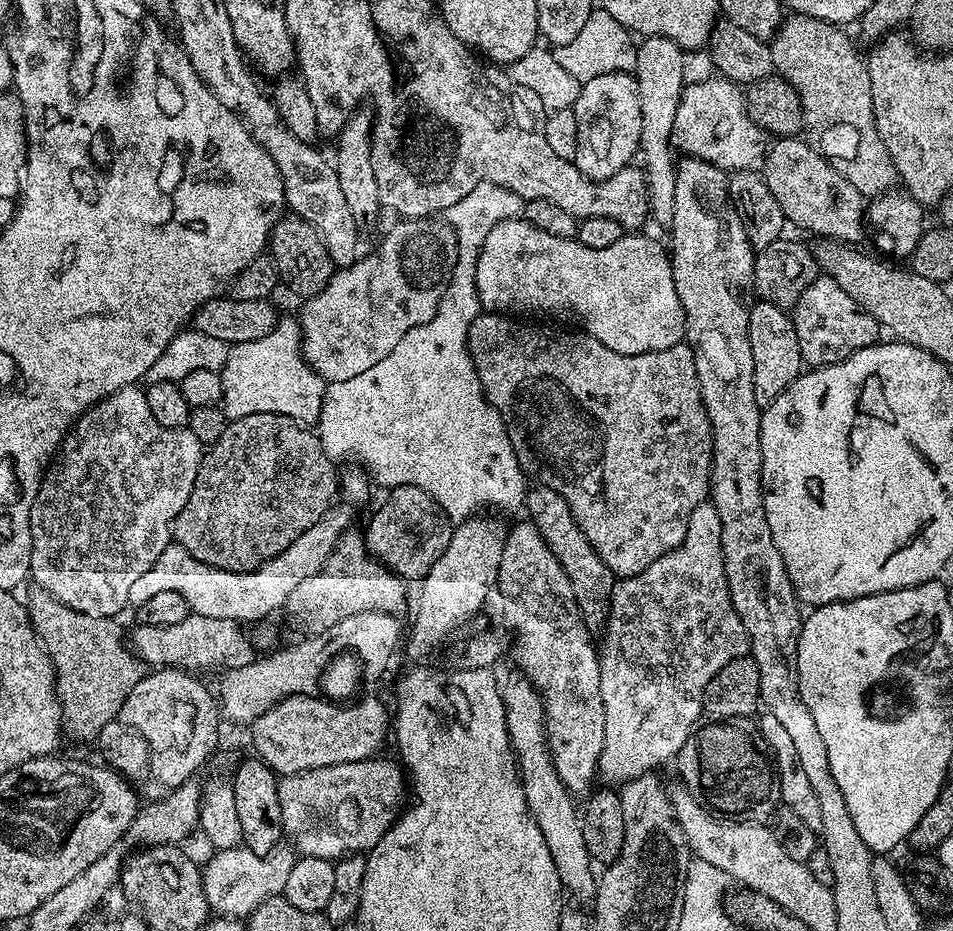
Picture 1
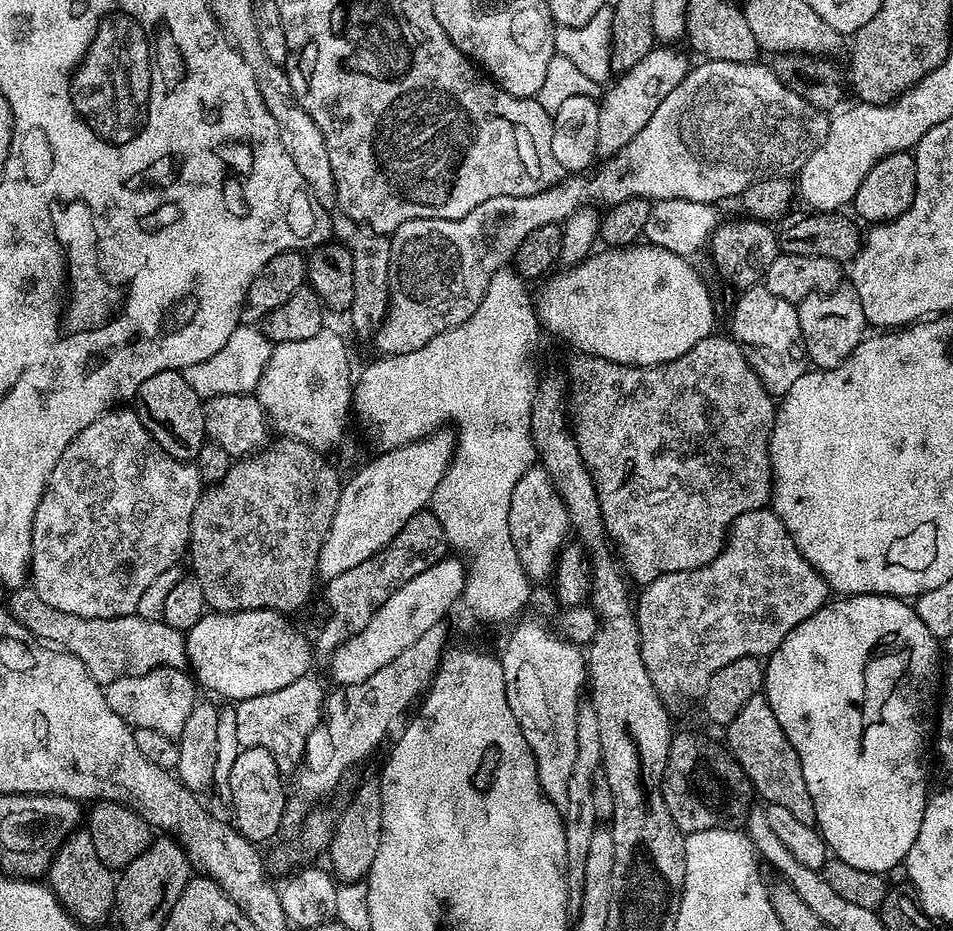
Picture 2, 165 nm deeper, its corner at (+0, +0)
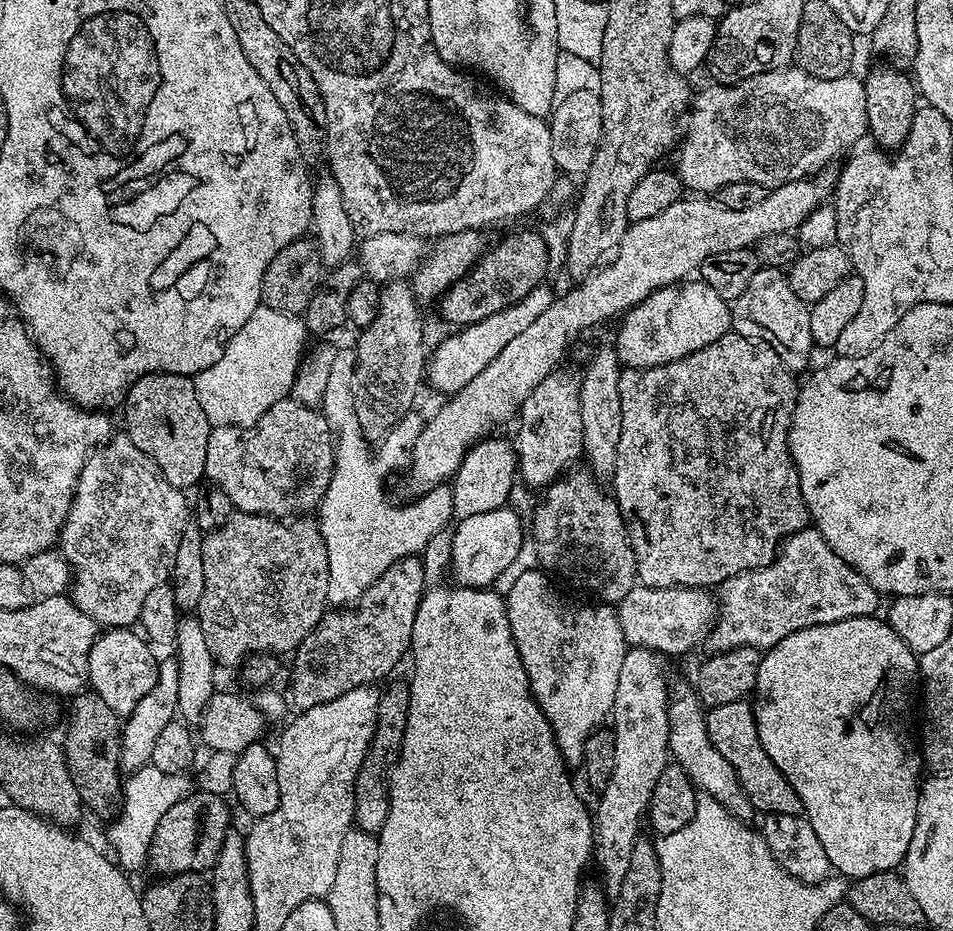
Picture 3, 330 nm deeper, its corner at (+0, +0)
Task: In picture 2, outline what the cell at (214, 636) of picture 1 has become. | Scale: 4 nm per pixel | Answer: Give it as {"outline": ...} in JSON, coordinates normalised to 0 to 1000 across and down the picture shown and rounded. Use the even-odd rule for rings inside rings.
{"outline":[[[33,629],[16,633],[12,640],[10,656],[23,673],[31,677],[37,686],[78,702],[78,707],[90,715],[94,728],[107,737],[120,733],[125,726],[147,726],[163,718],[194,716],[194,680],[183,677],[171,665],[154,666],[140,660],[91,666],[48,651]]]}

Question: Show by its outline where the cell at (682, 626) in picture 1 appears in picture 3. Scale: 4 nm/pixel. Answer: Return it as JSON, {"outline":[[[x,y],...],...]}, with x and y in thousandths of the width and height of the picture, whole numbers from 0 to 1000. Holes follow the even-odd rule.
{"outline":[[[845,565],[841,571],[826,577],[818,585],[812,604],[803,610],[792,610],[759,623],[753,628],[753,661],[743,680],[741,692],[747,695],[748,701],[761,700],[767,696],[795,696],[805,698],[812,695],[821,685],[833,681],[837,677],[846,677],[850,672],[863,672],[871,668],[884,668],[897,662],[913,662],[920,655],[921,637],[896,613],[892,607],[863,578],[855,565]]]}

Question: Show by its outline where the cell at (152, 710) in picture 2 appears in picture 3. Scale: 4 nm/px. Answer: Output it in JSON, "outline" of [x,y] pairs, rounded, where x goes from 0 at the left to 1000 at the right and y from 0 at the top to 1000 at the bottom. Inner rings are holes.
{"outline":[[[114,675],[106,678],[92,704],[92,733],[123,769],[133,771],[141,758],[162,741],[166,705],[158,700],[156,689],[146,678]]]}

